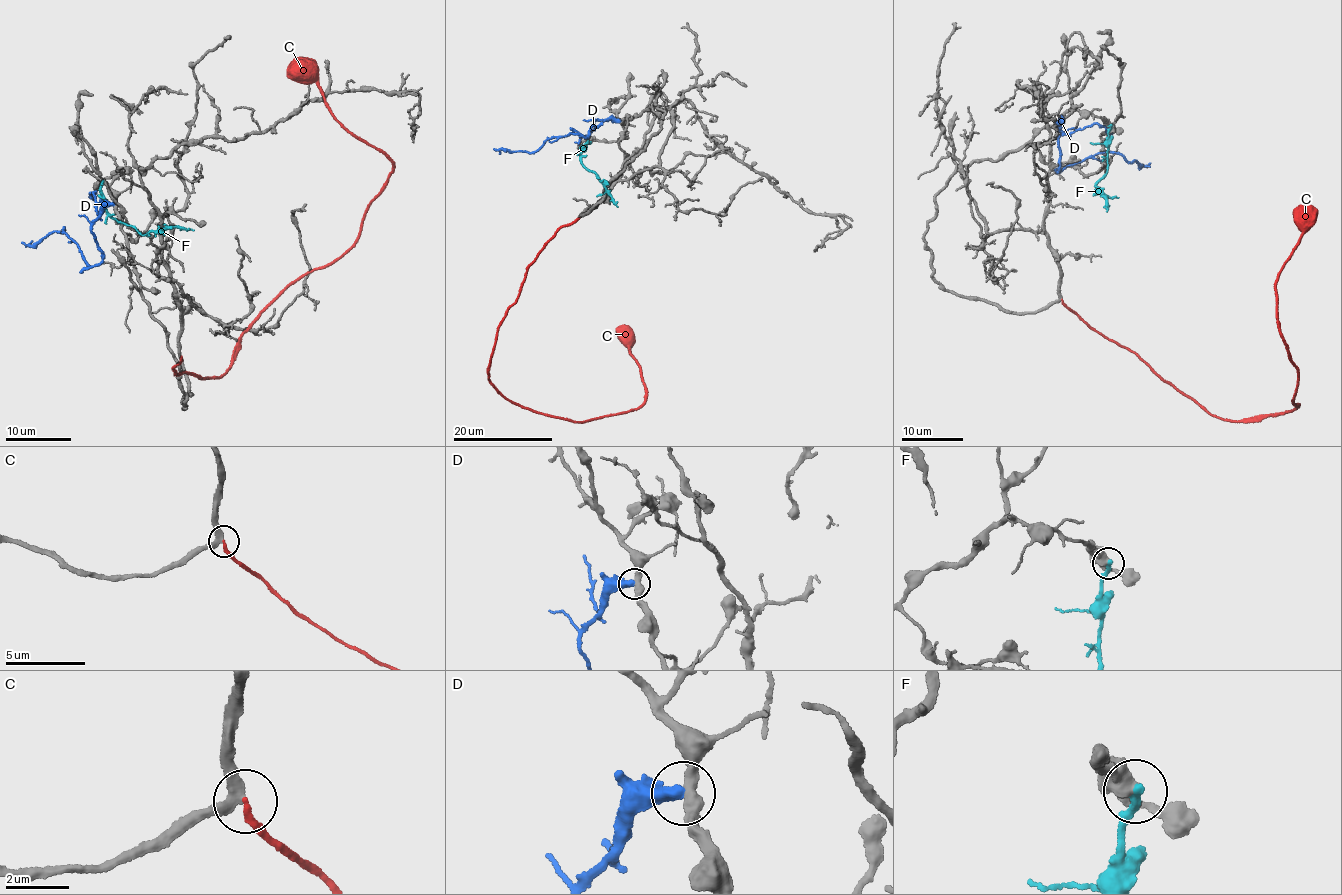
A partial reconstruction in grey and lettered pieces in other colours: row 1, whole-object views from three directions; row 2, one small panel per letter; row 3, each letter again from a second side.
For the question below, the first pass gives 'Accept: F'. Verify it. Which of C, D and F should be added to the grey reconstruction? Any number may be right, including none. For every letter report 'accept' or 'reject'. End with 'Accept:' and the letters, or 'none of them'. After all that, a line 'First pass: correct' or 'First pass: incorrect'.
C: accept
D: reject
F: reject
Accept: C
First pass: incorrect

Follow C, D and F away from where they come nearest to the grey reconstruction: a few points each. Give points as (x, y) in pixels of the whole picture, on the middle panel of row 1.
C: (579, 218), (527, 268), (499, 327), (490, 384), (523, 408), (575, 422), (626, 412), (646, 396), (624, 330)
D: (619, 121), (596, 119), (586, 137), (572, 133), (553, 136), (533, 153), (493, 149)
F: (590, 143), (581, 149), (581, 162), (596, 173), (617, 207)

